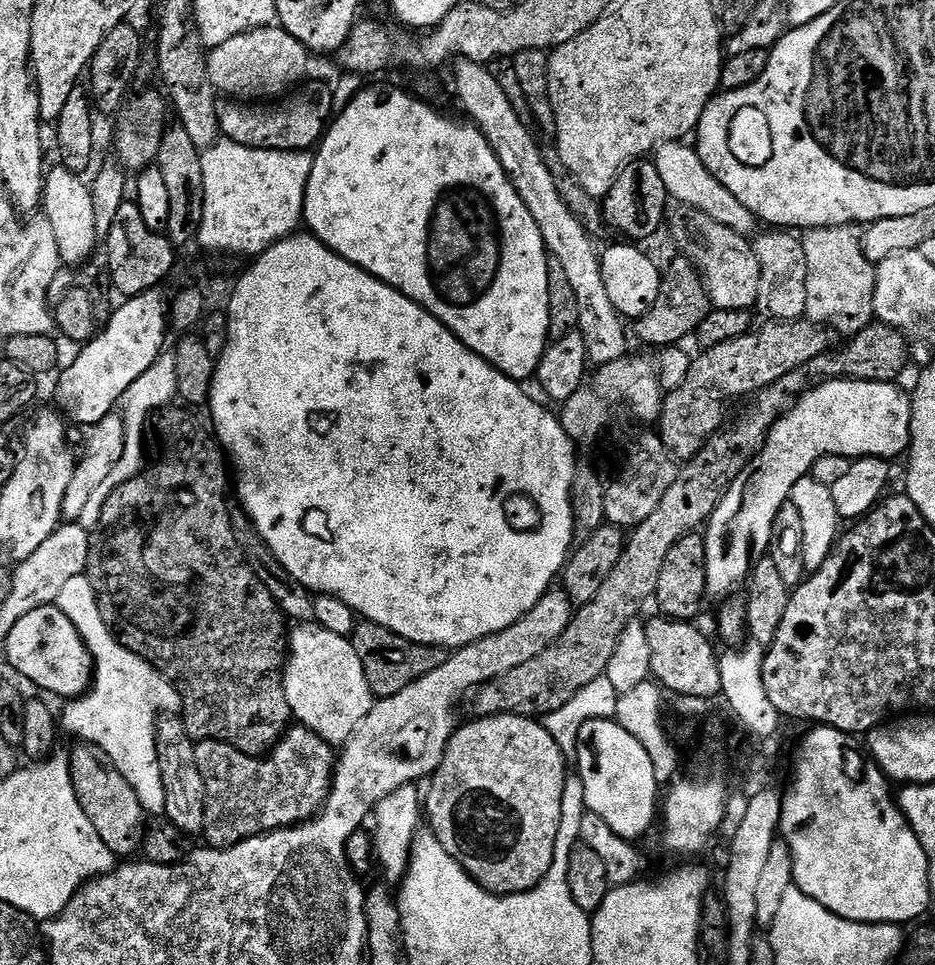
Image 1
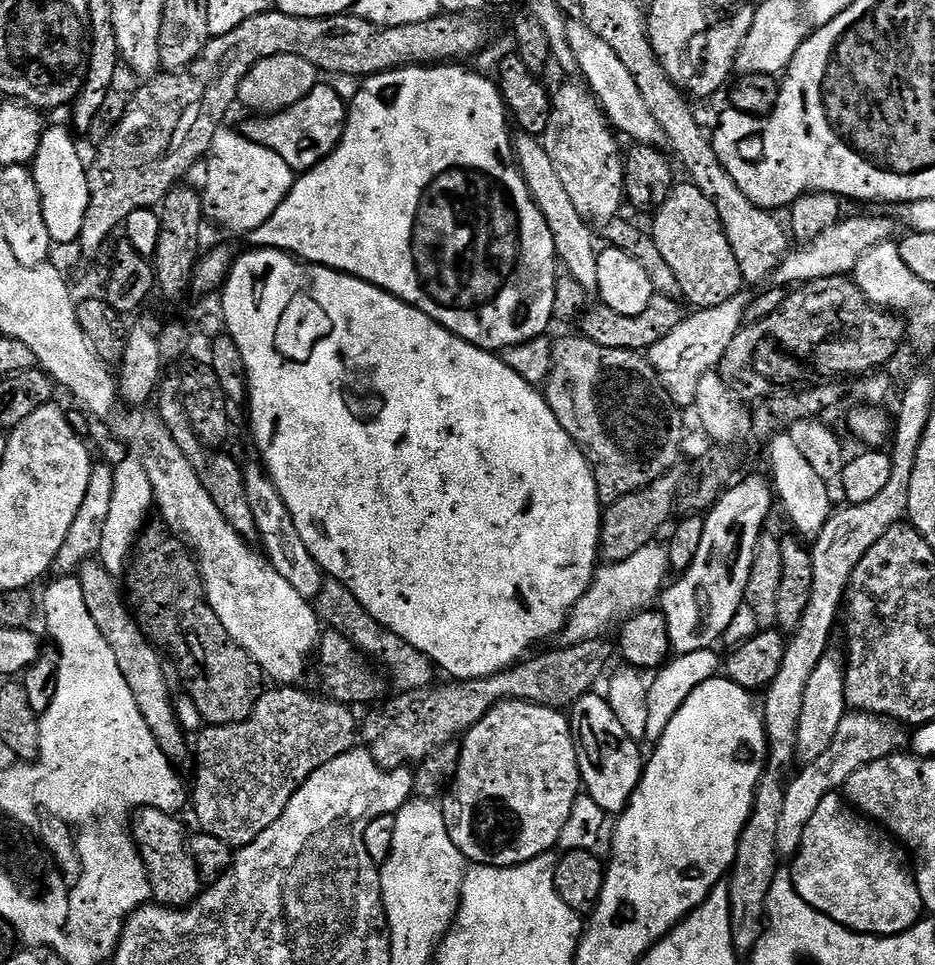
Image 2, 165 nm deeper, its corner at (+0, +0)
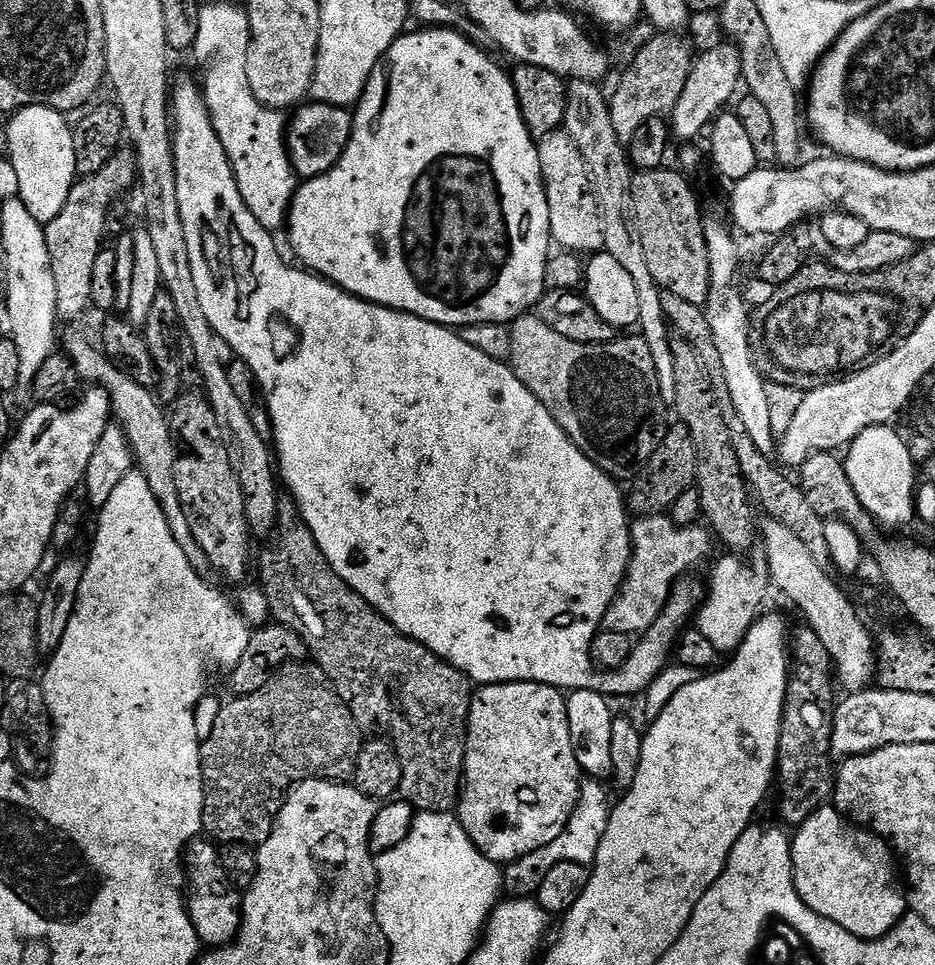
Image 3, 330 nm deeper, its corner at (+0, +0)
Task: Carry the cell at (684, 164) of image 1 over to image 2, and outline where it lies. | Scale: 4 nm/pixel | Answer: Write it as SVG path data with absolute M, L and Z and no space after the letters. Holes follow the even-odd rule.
M579 18L573 19L568 26L569 42L577 59L577 66L582 77L583 83L587 85L597 104L604 110L608 117L608 123L617 133L621 132L624 136L629 136L629 141L638 144L650 144L660 146L665 143L664 131L662 126L650 112L650 106L646 106L646 98L642 98L642 90L638 90L638 82L634 82L634 74L622 66L622 58L583 24Z

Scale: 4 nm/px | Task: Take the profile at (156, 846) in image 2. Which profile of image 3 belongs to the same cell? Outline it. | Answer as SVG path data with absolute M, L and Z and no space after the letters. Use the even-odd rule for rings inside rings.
M197 838L186 849L186 899L201 945L223 946L232 943L240 932L242 892L233 884L220 857L220 848L211 839Z

